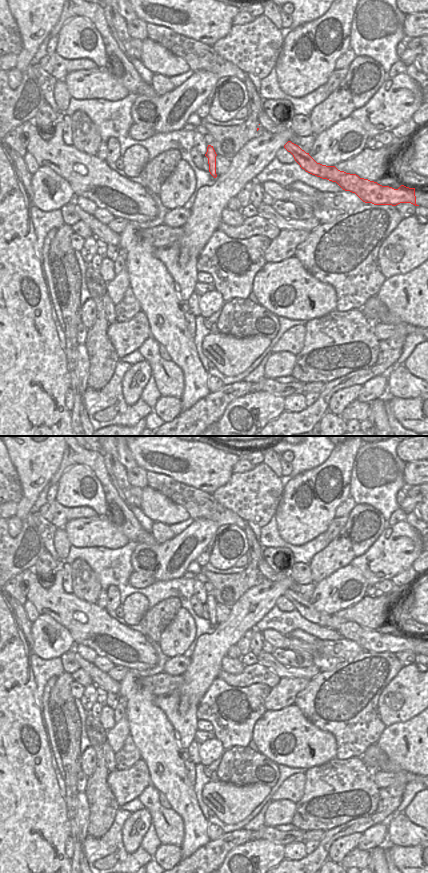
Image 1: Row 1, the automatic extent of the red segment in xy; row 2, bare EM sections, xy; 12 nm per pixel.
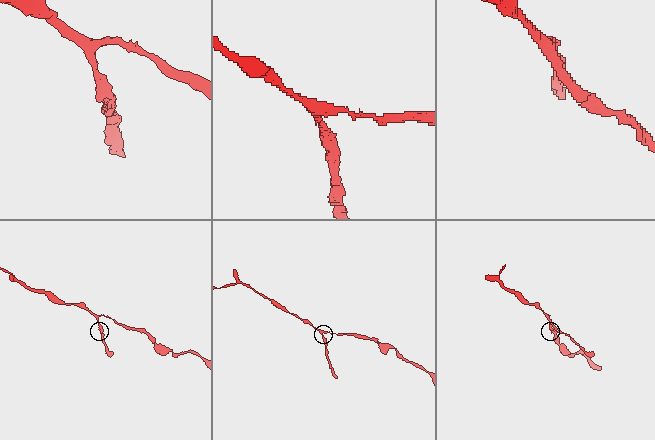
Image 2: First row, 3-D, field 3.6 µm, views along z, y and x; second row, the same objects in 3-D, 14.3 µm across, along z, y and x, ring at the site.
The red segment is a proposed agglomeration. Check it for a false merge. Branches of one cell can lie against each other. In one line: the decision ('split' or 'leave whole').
leave whole

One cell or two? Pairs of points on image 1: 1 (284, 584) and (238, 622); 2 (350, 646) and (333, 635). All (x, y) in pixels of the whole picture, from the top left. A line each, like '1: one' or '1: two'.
1: one
2: two

